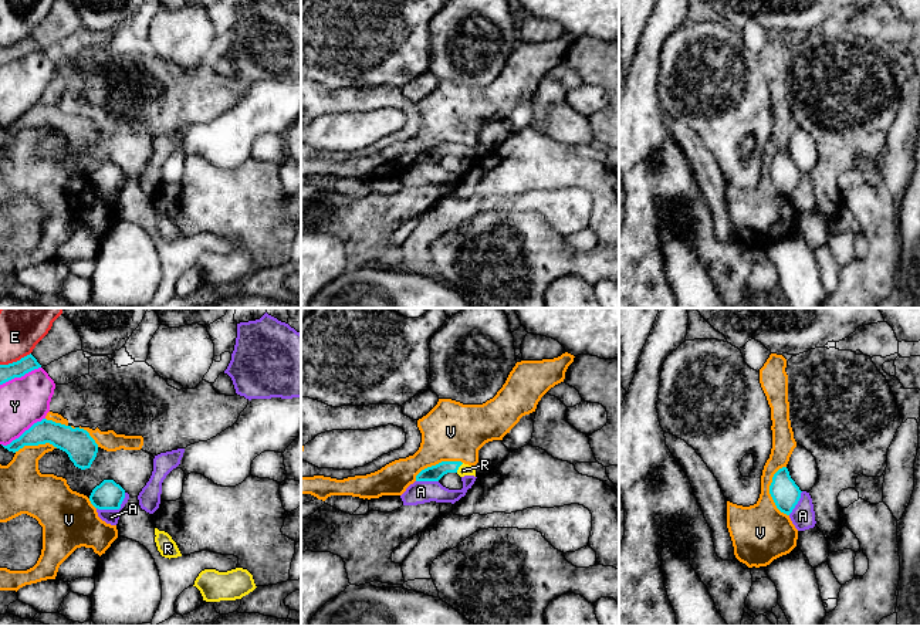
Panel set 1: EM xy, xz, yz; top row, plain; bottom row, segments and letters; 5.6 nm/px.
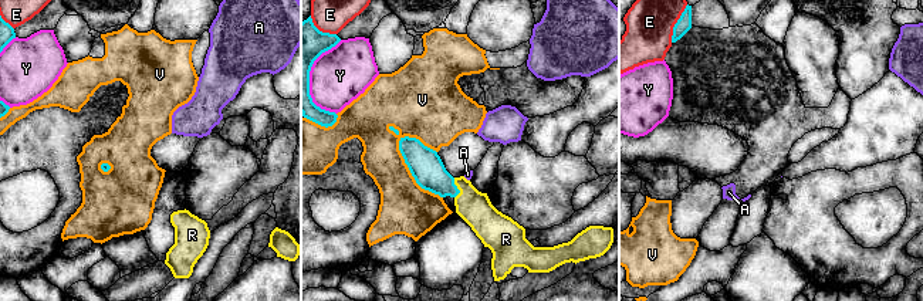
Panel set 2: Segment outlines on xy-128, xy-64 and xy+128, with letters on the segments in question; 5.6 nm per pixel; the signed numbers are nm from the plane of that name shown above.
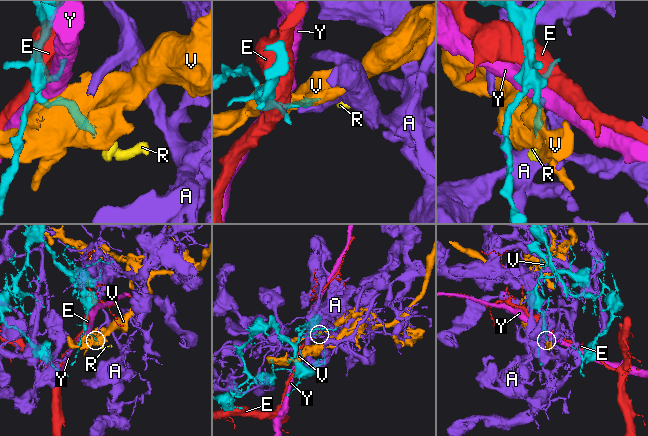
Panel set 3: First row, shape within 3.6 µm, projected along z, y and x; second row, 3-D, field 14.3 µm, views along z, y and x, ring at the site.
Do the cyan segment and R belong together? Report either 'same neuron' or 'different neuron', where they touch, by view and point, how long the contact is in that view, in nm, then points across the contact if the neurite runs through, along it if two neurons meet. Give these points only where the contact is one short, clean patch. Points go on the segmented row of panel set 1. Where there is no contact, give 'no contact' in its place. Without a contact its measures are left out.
same neuron; meets cyan in xz at (459, 466); contact 70 nm long; runs through xz (435, 473), (443, 467), (459, 466), (463, 470)

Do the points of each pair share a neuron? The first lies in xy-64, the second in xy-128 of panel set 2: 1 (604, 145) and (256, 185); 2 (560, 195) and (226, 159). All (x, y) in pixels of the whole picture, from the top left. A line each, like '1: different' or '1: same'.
1: same
2: same

